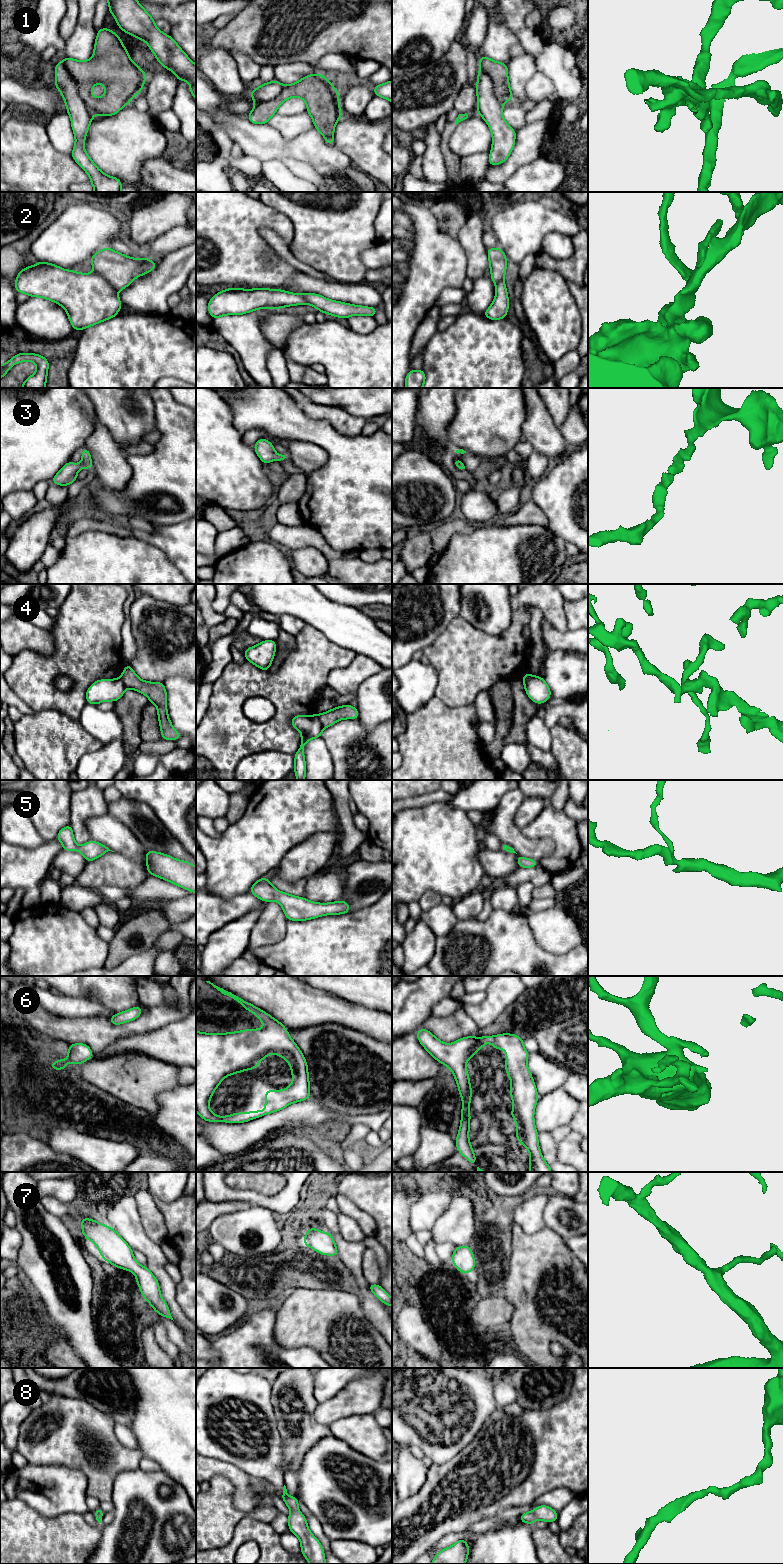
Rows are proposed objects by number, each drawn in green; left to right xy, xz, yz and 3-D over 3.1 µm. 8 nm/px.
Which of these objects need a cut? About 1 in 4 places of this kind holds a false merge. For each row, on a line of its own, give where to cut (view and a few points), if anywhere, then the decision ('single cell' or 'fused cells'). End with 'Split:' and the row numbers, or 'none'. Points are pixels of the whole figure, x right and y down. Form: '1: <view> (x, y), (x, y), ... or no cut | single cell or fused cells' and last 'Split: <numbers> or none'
1: xy (62, 61), (66, 71), (77, 85), (79, 97), (93, 113) | fused cells
2: no cut | single cell
3: no cut | single cell
4: xz (316, 715), (323, 727) | fused cells
5: no cut | single cell
6: no cut | single cell
7: no cut | single cell
8: no cut | single cell
Split: 1, 4

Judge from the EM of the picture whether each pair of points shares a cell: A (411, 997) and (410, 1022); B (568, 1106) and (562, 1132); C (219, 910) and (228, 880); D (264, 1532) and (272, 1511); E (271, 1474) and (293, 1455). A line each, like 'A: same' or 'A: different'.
A: same
B: different
C: different
D: different
E: different

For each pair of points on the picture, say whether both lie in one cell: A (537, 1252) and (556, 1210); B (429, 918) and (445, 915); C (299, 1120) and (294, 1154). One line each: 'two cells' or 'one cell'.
A: two cells
B: one cell
C: two cells

